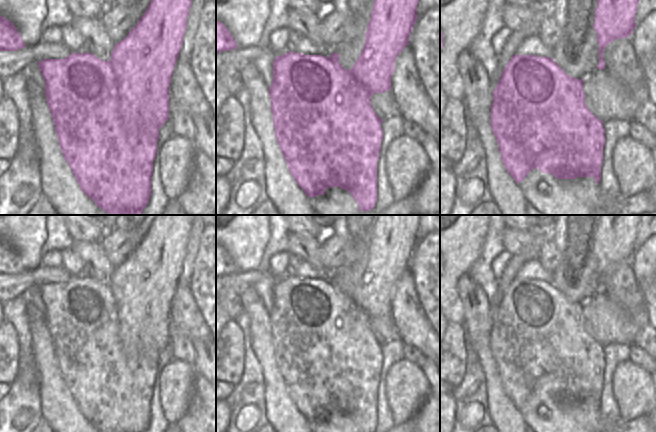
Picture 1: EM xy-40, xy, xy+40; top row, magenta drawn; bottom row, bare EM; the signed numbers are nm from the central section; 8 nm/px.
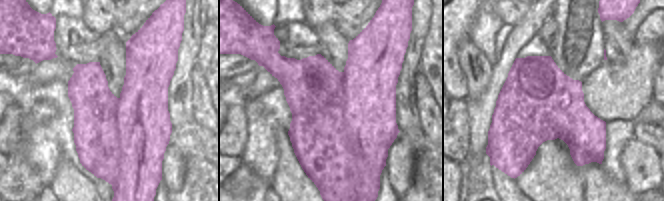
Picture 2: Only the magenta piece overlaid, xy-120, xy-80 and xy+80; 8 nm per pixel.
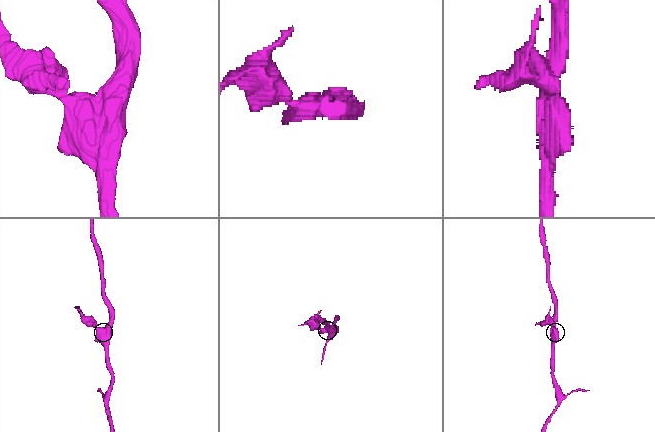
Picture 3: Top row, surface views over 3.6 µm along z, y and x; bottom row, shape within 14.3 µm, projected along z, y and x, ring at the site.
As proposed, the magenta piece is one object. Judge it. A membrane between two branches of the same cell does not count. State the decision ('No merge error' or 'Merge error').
Merge error

